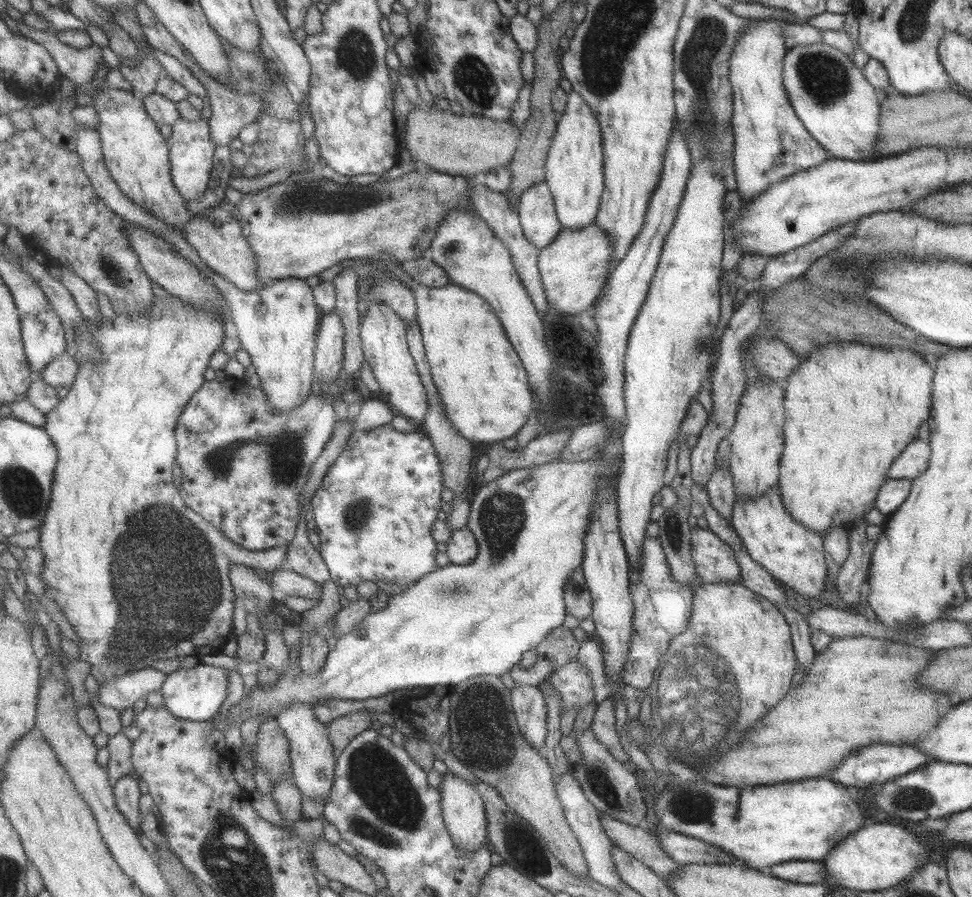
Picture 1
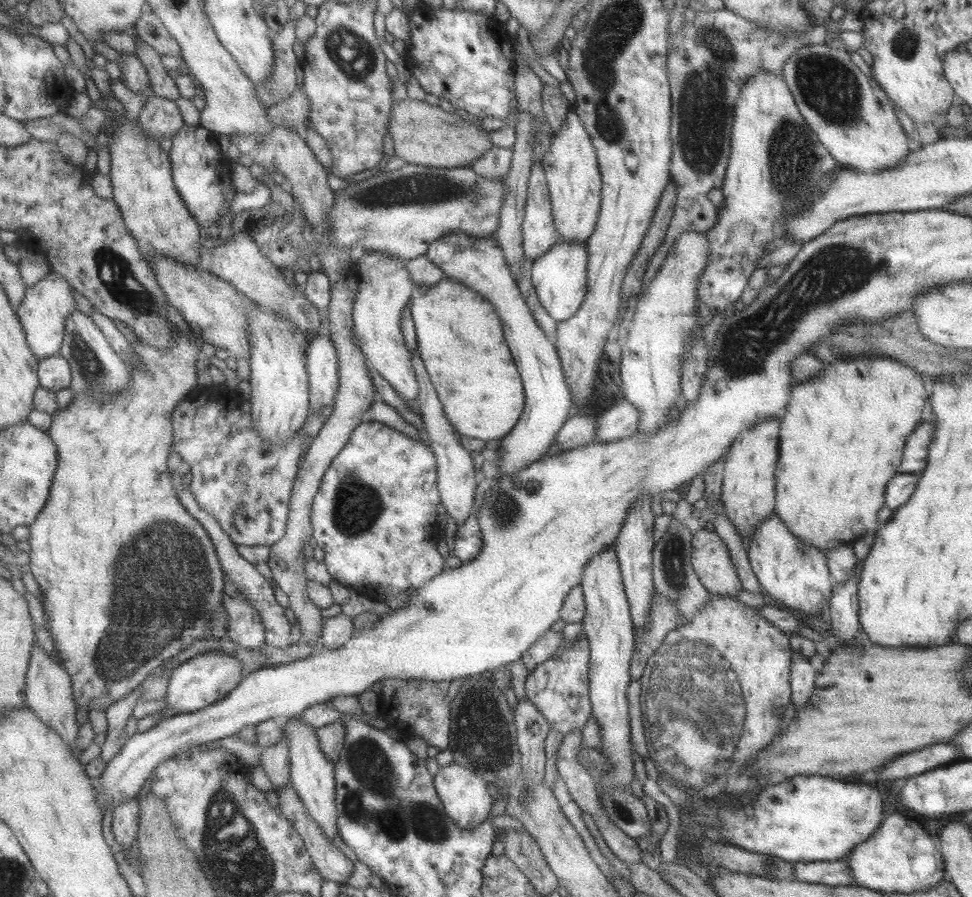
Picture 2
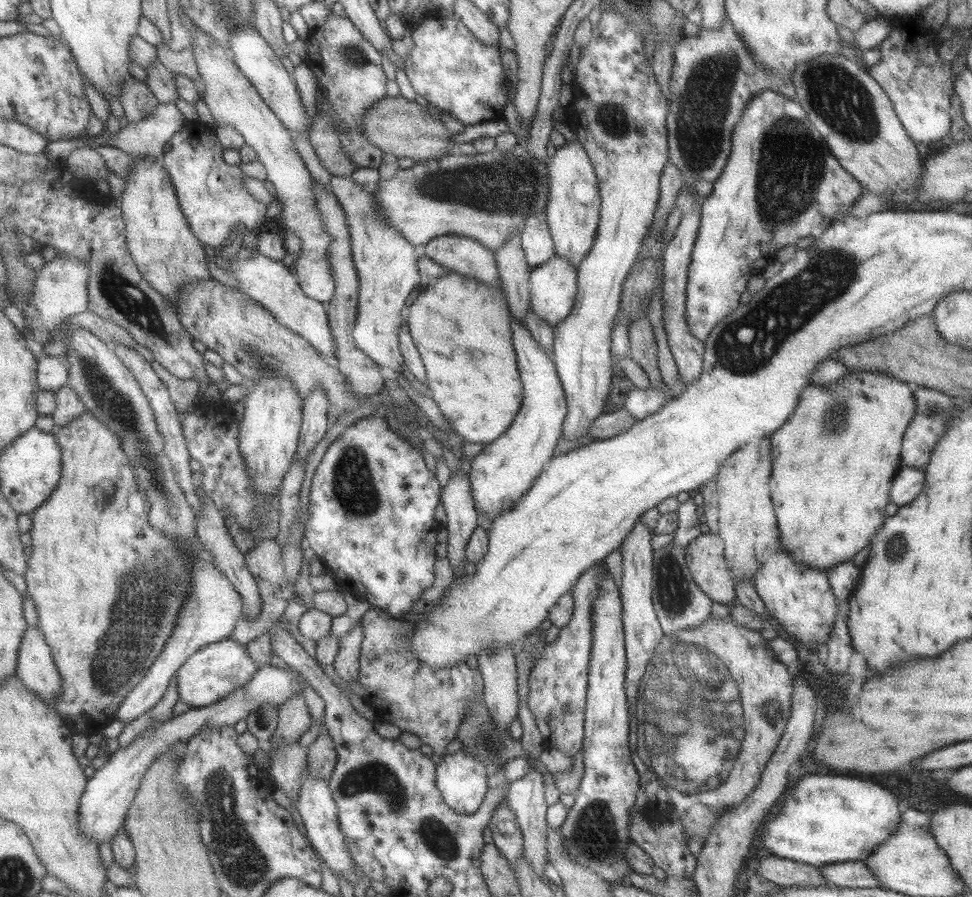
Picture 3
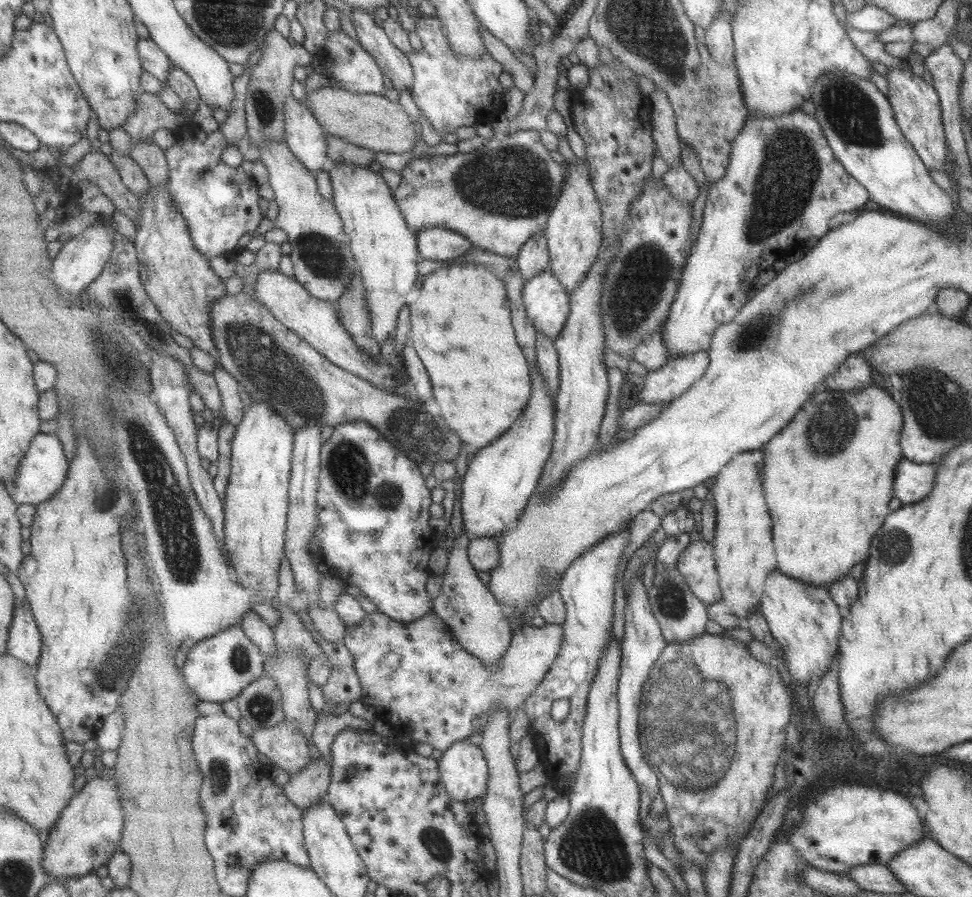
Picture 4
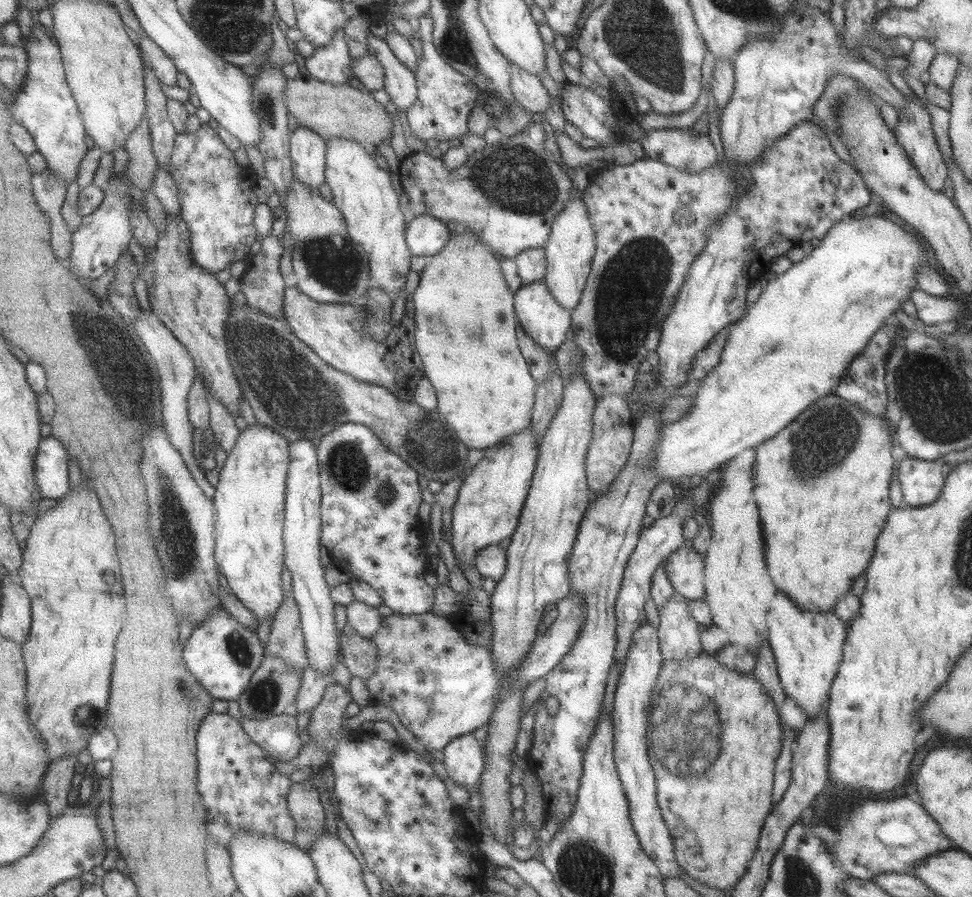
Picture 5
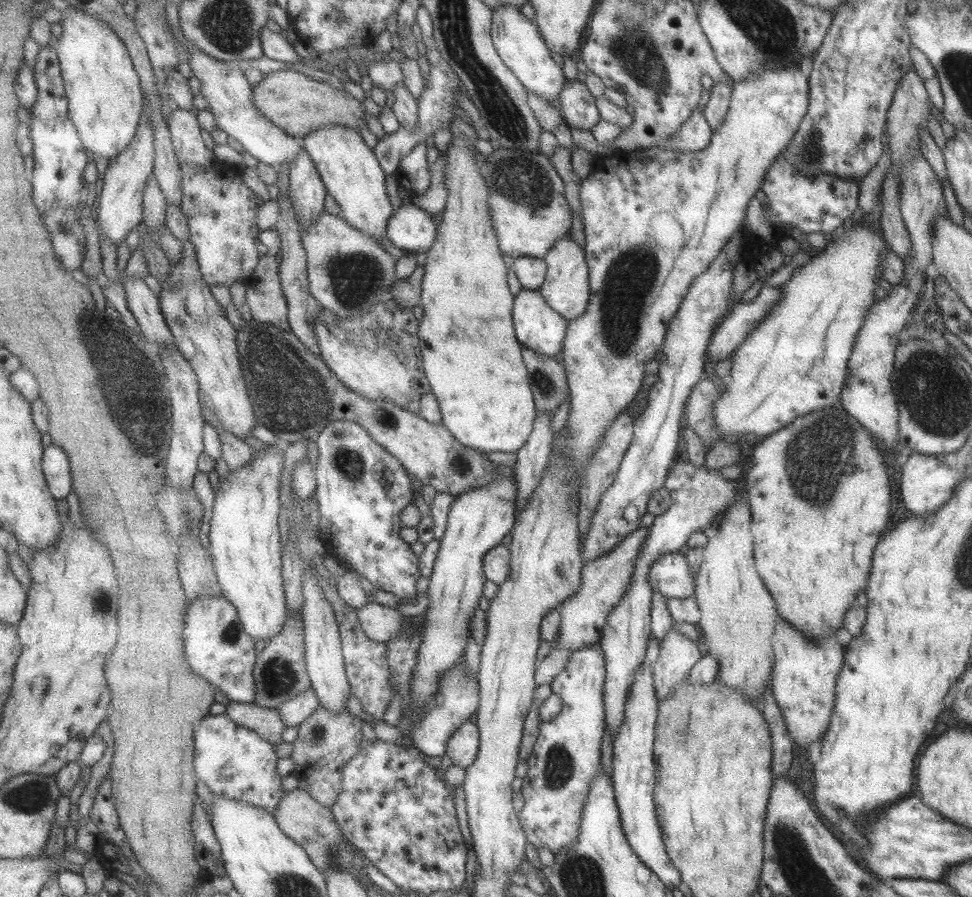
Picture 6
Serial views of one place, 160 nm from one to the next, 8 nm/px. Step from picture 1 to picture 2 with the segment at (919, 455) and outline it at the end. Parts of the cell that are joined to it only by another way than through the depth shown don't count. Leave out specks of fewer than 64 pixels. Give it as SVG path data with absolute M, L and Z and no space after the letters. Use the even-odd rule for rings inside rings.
M933 418L921 420L911 431L902 451L899 473L919 474L925 468L928 447L933 435L933 423Z

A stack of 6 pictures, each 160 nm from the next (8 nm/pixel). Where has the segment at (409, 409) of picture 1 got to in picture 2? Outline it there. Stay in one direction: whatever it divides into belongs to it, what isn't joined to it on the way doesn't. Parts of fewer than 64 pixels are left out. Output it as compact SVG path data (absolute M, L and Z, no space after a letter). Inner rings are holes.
M364 251L357 266L360 273L360 292L354 306L354 330L359 346L368 358L368 367L378 371L403 400L415 402L419 384L412 368L412 356L405 347L402 328L405 306L413 288L413 278L410 277L406 263L395 255L381 251Z

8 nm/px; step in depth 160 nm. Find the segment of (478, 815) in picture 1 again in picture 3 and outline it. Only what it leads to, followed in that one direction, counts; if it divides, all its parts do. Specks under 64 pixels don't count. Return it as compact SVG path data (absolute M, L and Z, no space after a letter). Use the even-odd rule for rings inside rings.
M458 749L451 754L443 754L437 764L436 786L441 792L441 798L452 810L459 814L473 814L484 800L487 791L487 770L482 762L479 762L472 754Z

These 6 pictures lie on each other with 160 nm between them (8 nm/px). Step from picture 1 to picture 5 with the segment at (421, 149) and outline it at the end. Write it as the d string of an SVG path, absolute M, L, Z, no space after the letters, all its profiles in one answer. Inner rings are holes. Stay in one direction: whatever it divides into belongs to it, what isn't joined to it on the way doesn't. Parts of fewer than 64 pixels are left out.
M301 69L296 77L287 81L284 99L297 125L306 126L327 140L341 137L377 147L380 142L389 141L393 136L395 116L391 116L386 106L377 102L369 90L323 82Z

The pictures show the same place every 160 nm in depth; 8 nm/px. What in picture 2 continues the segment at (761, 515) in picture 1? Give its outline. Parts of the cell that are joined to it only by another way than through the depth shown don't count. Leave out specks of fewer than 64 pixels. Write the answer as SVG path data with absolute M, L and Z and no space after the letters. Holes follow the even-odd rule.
M774 512L747 538L746 553L766 599L771 603L777 600L803 616L819 616L818 612L829 605L832 589L849 579L858 561L851 544L823 551L797 540ZM831 581L835 581L833 586Z

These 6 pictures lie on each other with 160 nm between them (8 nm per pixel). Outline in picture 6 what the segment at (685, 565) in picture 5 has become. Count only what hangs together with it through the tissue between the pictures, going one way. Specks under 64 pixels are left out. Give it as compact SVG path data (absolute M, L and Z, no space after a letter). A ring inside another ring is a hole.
M663 553L650 564L646 581L653 593L665 598L687 598L694 596L694 576L683 555Z

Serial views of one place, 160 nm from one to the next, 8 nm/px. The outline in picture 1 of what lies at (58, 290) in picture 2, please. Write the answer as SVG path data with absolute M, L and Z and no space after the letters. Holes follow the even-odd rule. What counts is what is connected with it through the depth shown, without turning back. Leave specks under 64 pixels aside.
M55 311L25 313L22 318L22 335L34 380L39 381L43 378L43 370L60 354L68 351L64 324Z

